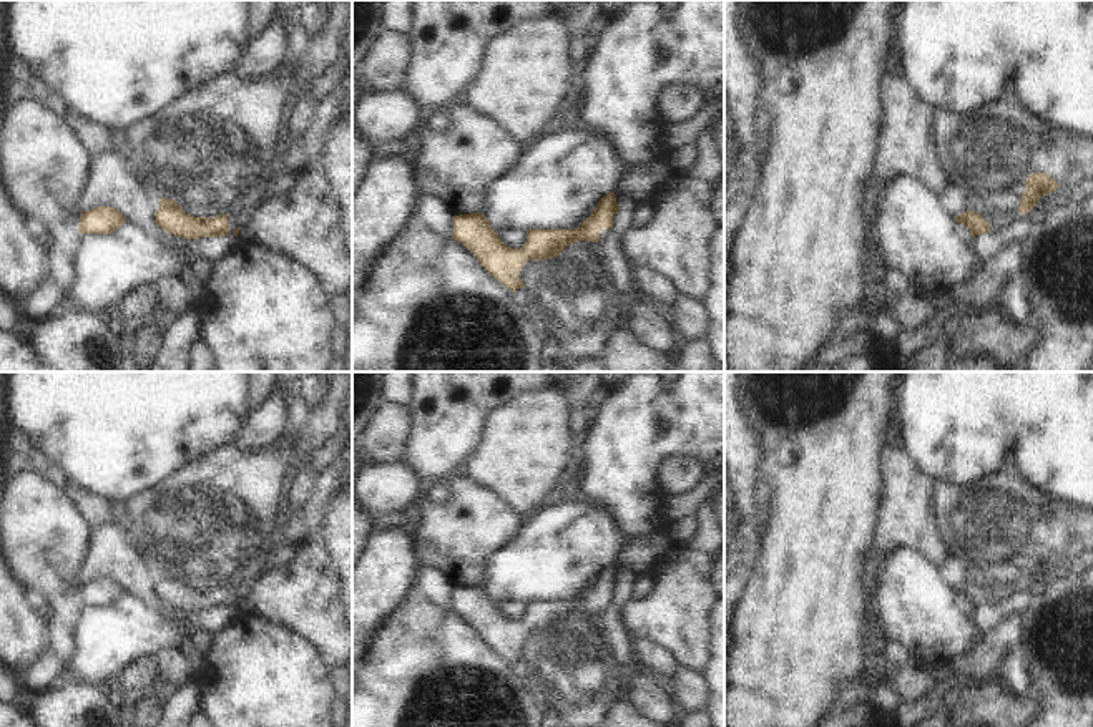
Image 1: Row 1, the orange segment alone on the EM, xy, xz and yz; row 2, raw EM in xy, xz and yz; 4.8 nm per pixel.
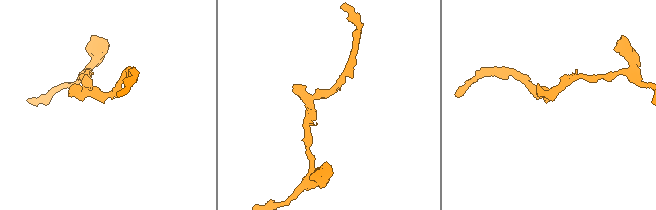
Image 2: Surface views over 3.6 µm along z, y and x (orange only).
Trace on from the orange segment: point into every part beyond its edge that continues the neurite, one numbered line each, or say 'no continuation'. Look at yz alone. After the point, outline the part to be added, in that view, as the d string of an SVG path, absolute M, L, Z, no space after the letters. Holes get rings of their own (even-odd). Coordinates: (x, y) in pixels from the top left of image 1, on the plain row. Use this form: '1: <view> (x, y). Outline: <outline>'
no continuation.

